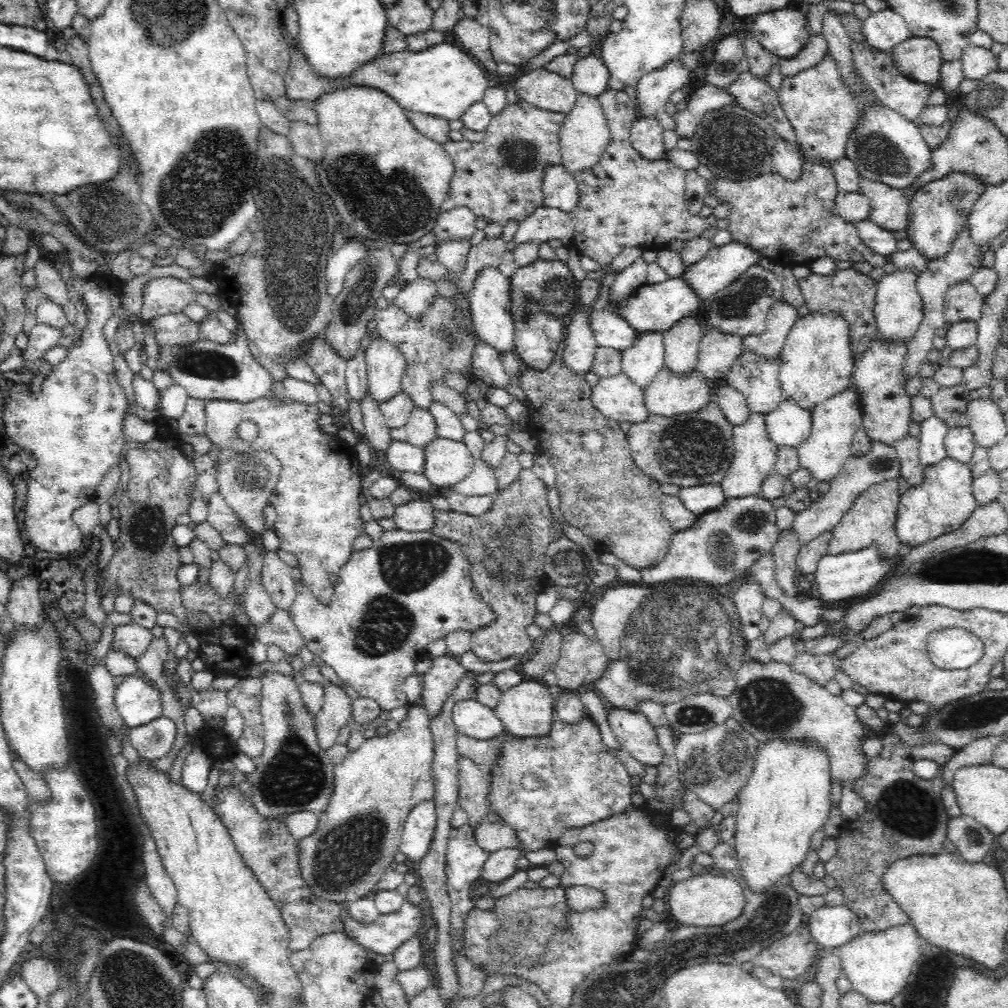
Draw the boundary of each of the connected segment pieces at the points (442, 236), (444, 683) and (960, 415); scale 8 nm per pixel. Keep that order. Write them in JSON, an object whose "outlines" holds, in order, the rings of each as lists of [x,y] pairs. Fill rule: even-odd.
{"outlines":[[[[454,207],[446,212],[441,211],[433,228],[435,247],[450,242],[469,242],[476,232],[476,217],[466,207]]],[[[446,655],[434,660],[430,670],[421,675],[419,704],[427,712],[430,722],[434,722],[440,716],[452,690],[460,682],[466,681],[467,672],[458,659]]],[[[962,384],[941,389],[931,399],[934,417],[942,420],[949,429],[968,427],[967,409],[972,401],[970,391]]]]}

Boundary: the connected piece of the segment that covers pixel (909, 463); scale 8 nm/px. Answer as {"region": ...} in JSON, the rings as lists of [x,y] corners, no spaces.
{"region":[[[906,435],[893,444],[900,462],[900,474],[910,489],[920,487],[923,482],[924,467],[919,461],[919,446],[916,438]]]}

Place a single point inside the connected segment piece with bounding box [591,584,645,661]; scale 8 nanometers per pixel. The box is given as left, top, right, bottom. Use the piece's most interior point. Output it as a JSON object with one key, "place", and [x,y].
{"place":[613,611]}

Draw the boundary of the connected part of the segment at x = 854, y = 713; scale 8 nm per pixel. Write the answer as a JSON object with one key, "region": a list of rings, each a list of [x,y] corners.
{"region":[[[747,659],[736,673],[733,693],[726,699],[731,704],[733,719],[759,744],[759,748],[772,743],[772,740],[815,748],[828,759],[831,784],[838,784],[843,789],[851,788],[864,779],[864,776],[868,776],[869,758],[866,757],[863,747],[866,742],[864,738],[866,724],[860,719],[858,709],[848,705],[840,695],[832,695],[827,689],[814,684],[811,680],[790,672],[788,664],[770,661],[764,665]]]}

